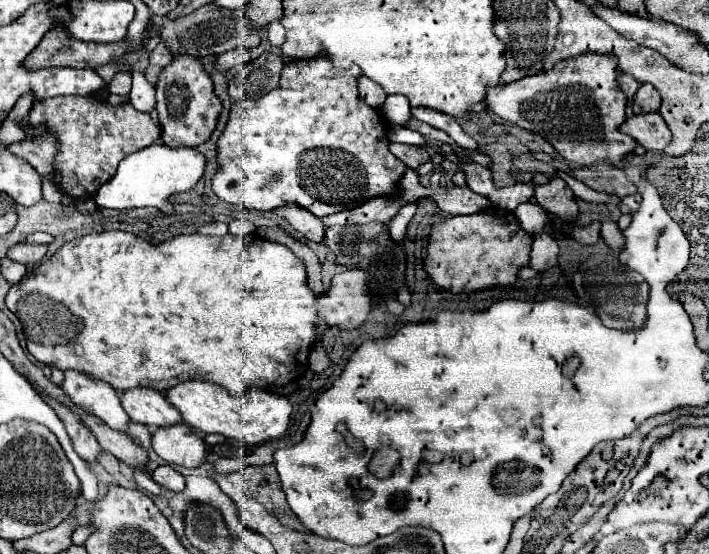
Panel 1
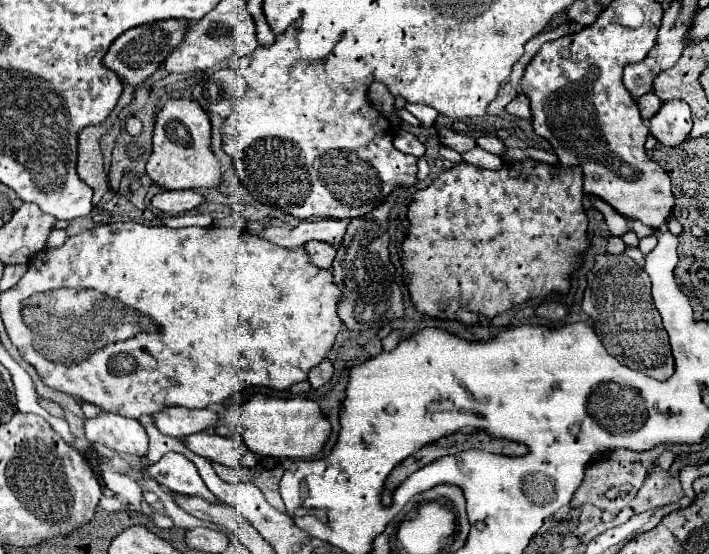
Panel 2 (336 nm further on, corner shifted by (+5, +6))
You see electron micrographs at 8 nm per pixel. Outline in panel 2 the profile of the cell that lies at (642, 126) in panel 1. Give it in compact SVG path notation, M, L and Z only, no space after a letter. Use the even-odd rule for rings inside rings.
M670 100L664 102L660 112L648 122L650 134L664 146L682 144L692 130L692 114L686 102Z

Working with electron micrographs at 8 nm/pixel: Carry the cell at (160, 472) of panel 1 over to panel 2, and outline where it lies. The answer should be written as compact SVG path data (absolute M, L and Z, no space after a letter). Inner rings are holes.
M168 452L160 462L146 468L148 476L158 484L166 486L170 492L180 496L198 496L208 502L218 502L216 496L202 482L196 466L178 452Z

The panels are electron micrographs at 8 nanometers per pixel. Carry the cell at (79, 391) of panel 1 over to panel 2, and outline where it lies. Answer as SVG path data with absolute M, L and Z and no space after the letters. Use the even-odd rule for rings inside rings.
M102 412L98 418L86 420L86 440L134 456L144 456L148 452L148 434L142 424L134 418L110 412Z

